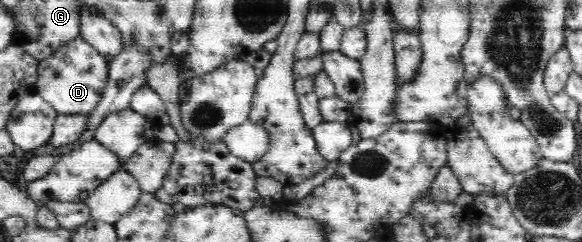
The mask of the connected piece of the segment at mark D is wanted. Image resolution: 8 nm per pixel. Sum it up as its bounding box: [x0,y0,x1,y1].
[36,36,110,114]

